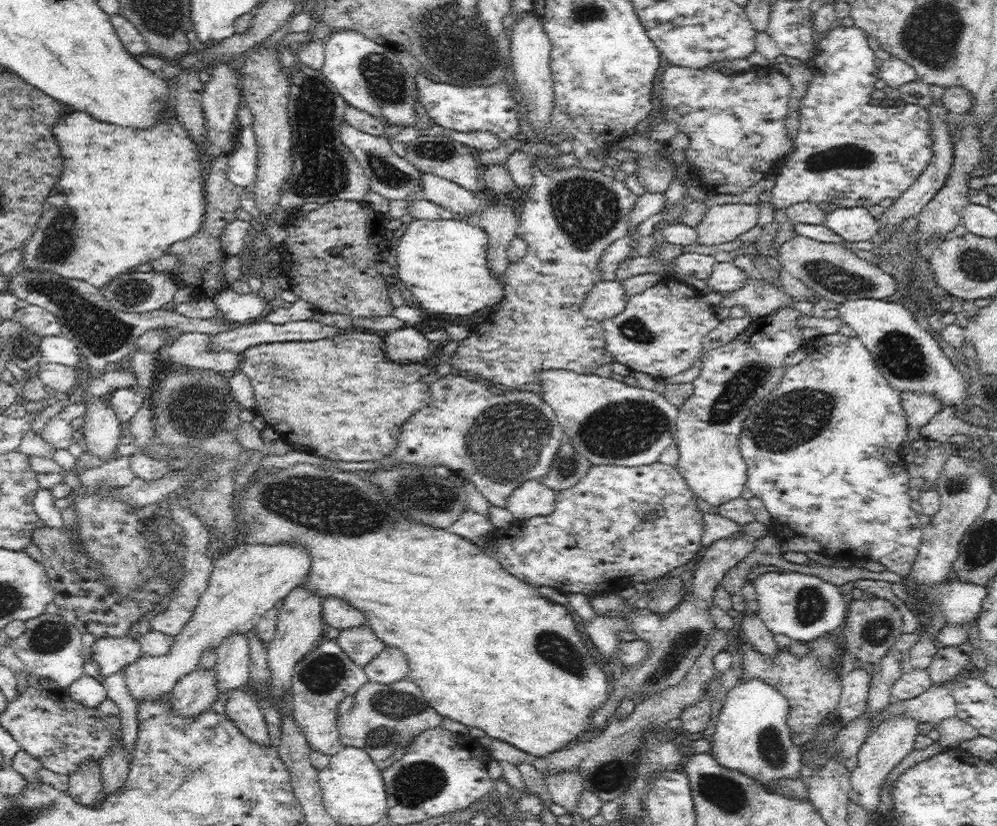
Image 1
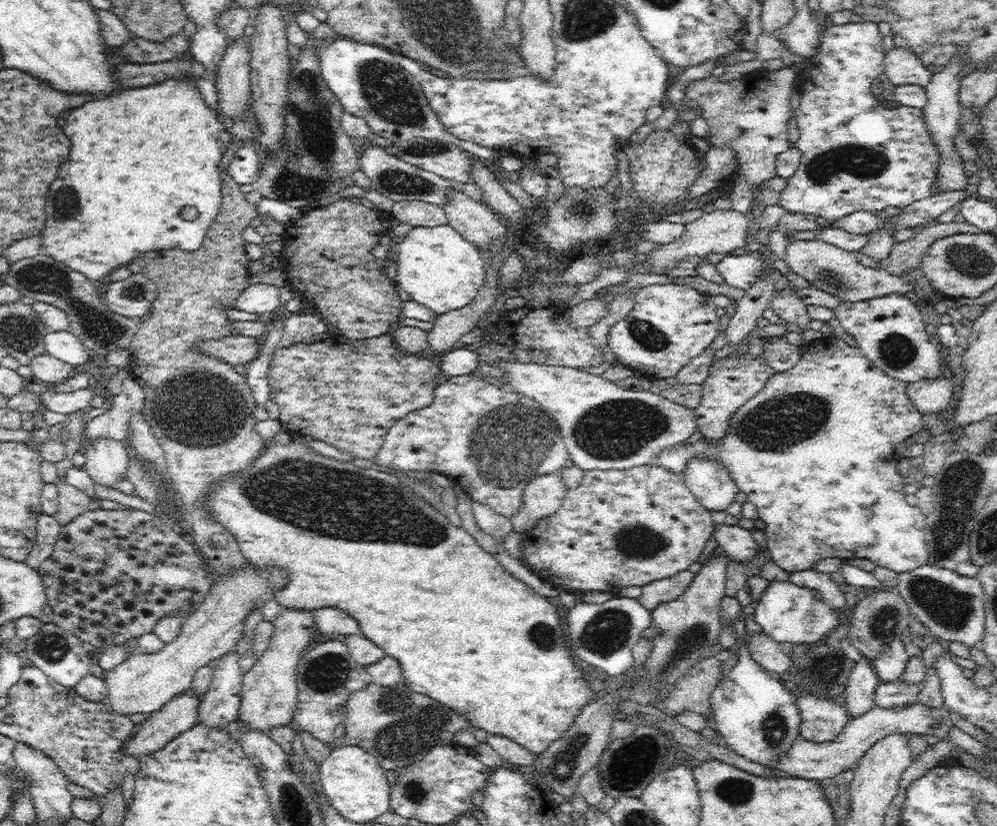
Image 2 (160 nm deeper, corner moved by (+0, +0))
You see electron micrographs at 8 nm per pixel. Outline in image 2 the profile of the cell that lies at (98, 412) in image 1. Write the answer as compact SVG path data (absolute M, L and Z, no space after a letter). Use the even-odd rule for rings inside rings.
M98 438L98 440L84 439L81 451L86 456L85 469L90 479L96 484L116 489L116 485L127 478L129 458L126 455L126 442L112 440L111 438Z

